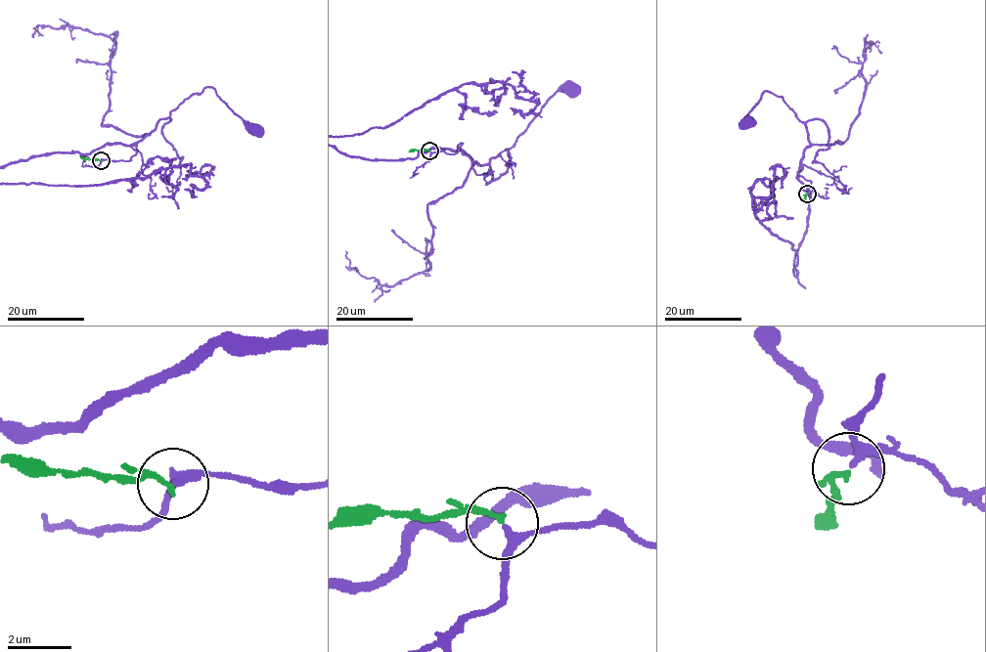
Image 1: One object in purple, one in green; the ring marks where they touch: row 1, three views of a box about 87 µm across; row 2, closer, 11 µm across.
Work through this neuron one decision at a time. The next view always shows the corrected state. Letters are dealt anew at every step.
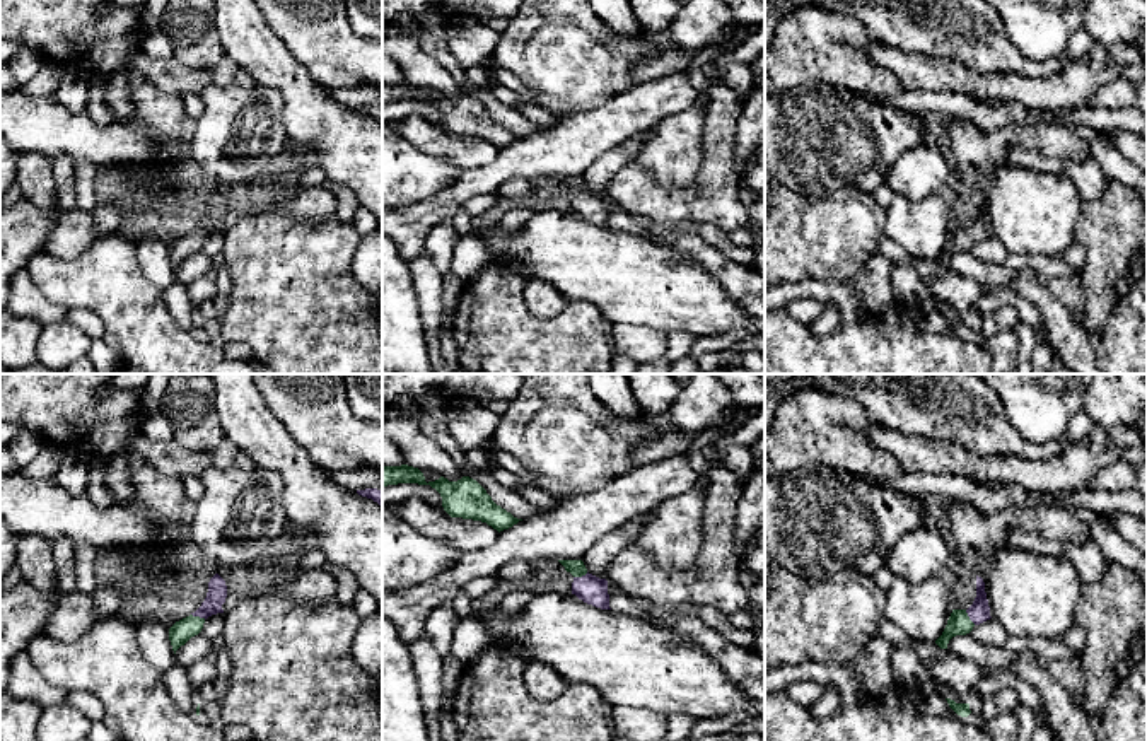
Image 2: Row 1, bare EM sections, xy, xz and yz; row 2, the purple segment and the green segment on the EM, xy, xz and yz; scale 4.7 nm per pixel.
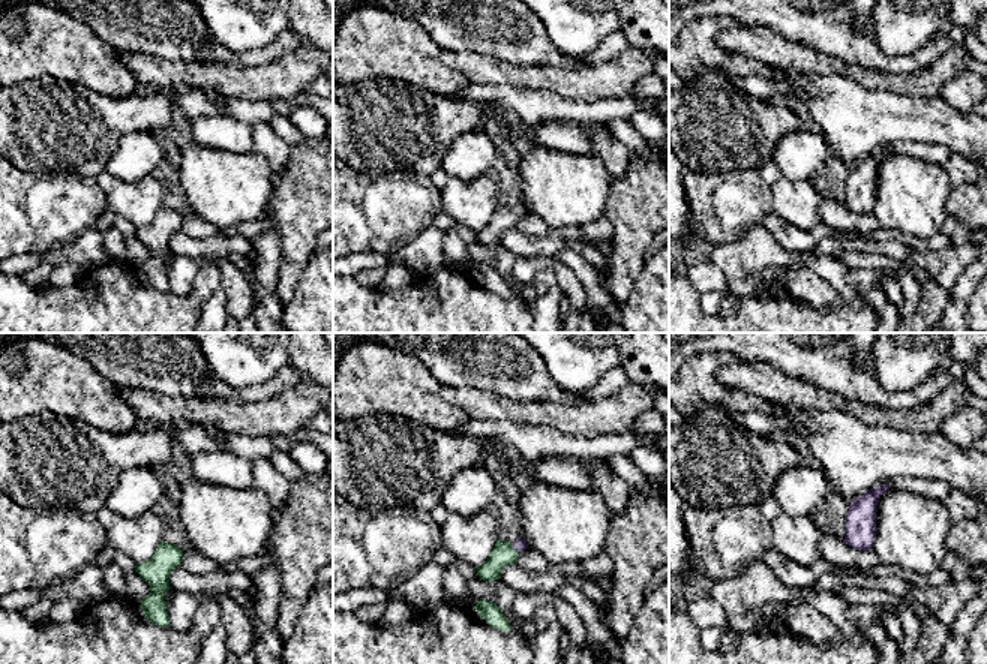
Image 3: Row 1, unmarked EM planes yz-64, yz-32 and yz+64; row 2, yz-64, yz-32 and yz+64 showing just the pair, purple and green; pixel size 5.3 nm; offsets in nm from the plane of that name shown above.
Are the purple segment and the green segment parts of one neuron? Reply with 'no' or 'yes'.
yes

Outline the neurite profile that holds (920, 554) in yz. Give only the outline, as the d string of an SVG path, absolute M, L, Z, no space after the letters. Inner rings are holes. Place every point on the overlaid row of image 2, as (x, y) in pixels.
M934 524L905 533L889 550L886 567L896 579L918 586L927 579L946 575L951 546Z

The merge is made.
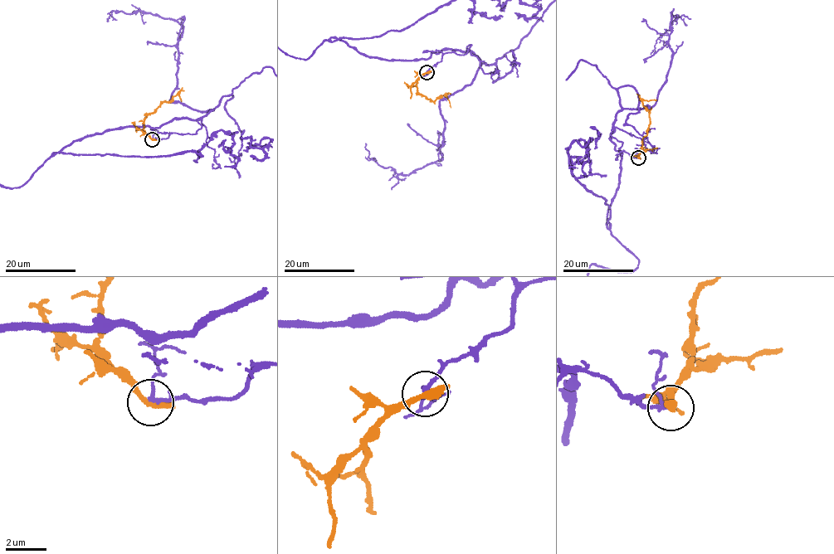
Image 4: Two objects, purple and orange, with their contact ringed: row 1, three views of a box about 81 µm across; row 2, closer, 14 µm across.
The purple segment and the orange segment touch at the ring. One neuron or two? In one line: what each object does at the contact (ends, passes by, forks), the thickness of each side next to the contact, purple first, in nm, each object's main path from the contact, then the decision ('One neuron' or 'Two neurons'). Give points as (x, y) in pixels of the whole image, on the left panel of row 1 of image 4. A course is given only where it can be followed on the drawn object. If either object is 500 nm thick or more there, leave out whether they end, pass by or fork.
At the ring purple passes by. At the ring orange ends. Thickness 160 nm (purple) against 480 nm. Course of purple: (153, 138), (167, 138), (173, 133), (196, 133), (201, 124), (197, 120), (225, 95), (268, 66). Course of orange: (153, 138), (143, 129), (143, 119), (164, 101), (178, 94), (181, 101). Two neurons

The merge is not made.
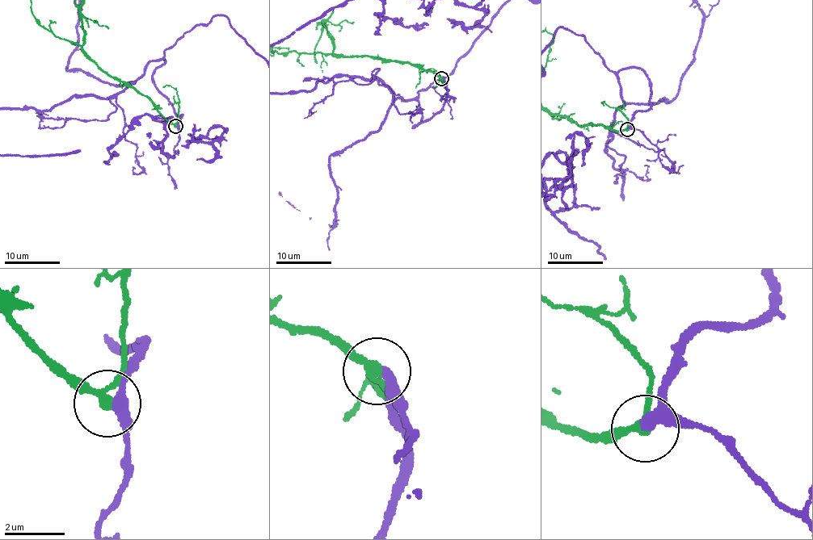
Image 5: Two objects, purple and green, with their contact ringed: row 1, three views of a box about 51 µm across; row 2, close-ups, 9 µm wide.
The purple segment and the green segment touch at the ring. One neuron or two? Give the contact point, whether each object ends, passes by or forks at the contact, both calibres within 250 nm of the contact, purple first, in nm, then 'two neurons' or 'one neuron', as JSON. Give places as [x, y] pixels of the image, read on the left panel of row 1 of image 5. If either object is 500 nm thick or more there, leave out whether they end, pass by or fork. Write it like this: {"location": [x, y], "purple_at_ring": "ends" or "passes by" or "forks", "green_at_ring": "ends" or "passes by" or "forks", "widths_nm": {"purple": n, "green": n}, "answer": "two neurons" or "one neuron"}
{"location": [175, 126], "purple_at_ring": "passes by", "green_at_ring": "passes by", "widths_nm": {"purple": 300, "green": 240}, "answer": "one neuron"}

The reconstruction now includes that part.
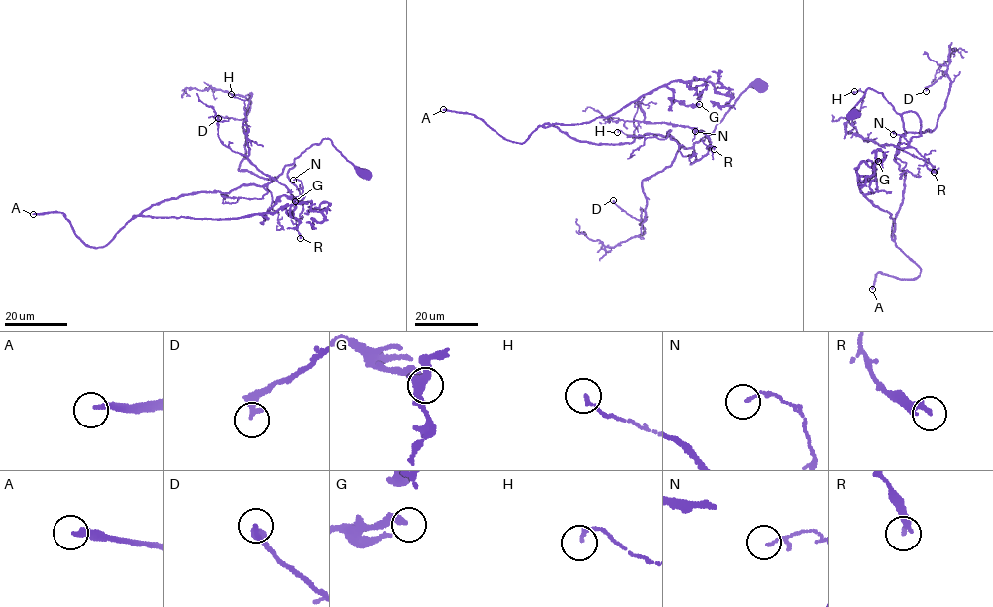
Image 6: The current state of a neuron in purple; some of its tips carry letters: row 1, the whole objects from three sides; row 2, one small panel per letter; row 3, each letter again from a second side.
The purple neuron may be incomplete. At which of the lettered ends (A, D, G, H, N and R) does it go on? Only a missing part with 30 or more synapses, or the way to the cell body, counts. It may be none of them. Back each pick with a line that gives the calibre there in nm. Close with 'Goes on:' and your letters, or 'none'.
A: Thickness 240 nm
Goes on: A

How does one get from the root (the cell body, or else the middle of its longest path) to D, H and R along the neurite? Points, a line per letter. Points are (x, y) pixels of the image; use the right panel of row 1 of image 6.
D: (853, 114), (869, 88), (890, 102), (905, 131), (931, 131), (950, 79), (944, 73), (926, 91)
H: (853, 114), (869, 88), (916, 113), (921, 135), (902, 148), (849, 133), (864, 96), (854, 91)
R: (853, 114), (869, 88), (897, 113), (916, 113), (921, 135), (909, 144), (934, 172)

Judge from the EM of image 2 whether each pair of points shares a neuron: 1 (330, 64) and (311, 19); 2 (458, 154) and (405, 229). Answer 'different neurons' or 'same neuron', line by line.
1: same neuron
2: different neurons

